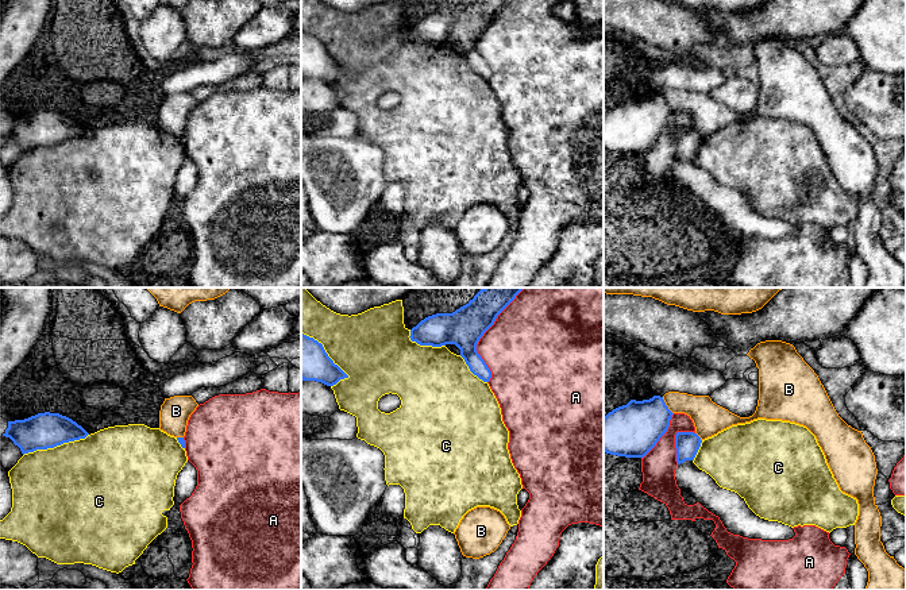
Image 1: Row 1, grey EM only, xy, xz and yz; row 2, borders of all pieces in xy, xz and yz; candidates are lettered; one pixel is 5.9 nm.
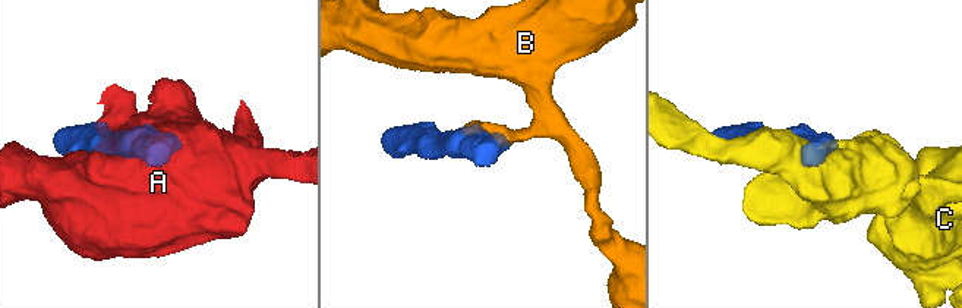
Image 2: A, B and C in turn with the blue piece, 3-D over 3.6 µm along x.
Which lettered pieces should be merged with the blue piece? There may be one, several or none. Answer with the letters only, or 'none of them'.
none of them

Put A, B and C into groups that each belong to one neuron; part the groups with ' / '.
A / B / C

